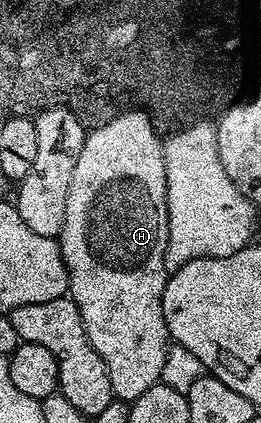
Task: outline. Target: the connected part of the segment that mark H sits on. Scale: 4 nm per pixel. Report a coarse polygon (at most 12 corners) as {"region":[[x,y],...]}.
{"region":[[119,112],[79,150],[59,243],[118,400],[163,374],[162,137]]}

